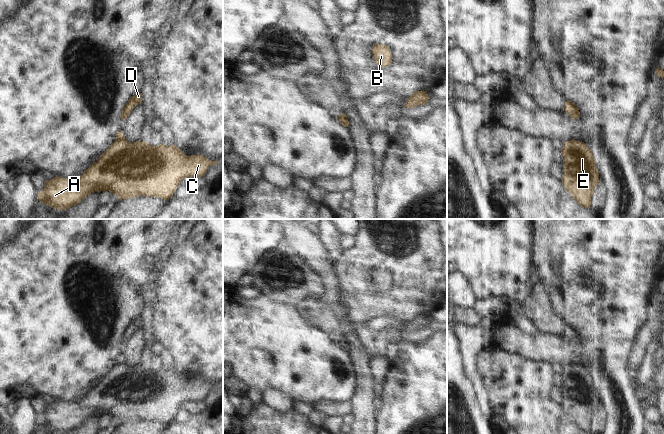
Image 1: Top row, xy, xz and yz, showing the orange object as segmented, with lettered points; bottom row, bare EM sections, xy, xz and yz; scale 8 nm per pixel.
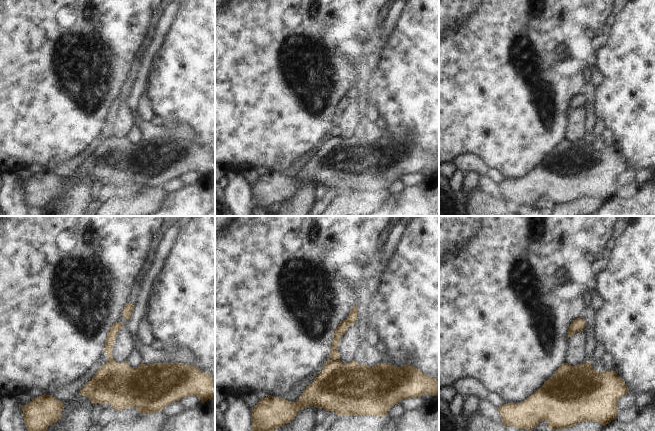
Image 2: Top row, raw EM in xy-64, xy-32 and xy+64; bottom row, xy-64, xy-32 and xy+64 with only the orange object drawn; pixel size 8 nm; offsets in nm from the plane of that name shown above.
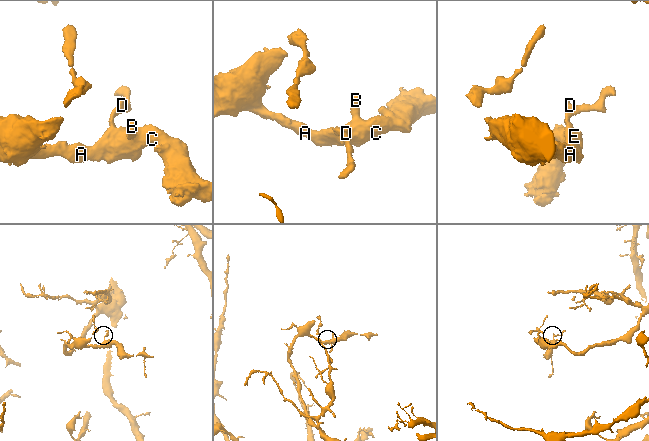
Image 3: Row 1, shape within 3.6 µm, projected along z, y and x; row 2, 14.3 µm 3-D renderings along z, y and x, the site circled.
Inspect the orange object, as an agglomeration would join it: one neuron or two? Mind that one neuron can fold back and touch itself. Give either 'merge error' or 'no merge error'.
merge error

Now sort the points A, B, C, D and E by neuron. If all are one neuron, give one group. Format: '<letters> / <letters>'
A B C E / D

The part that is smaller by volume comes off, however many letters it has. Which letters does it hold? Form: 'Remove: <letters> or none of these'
Remove: D

